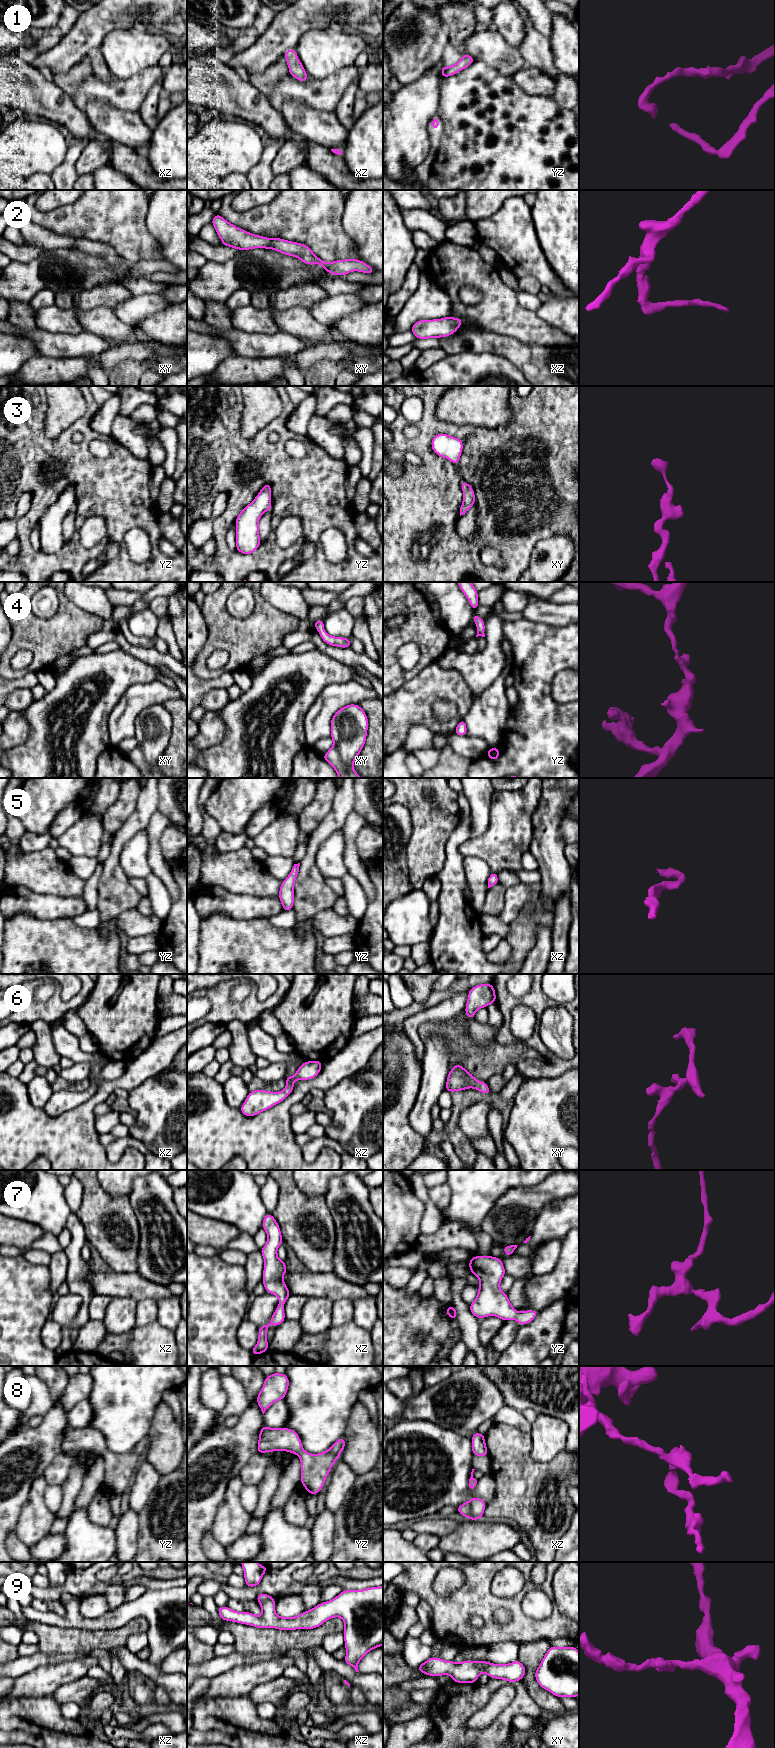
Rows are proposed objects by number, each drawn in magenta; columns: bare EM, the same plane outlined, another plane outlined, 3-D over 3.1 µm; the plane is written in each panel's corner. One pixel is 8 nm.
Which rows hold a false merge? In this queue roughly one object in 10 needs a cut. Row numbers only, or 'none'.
none

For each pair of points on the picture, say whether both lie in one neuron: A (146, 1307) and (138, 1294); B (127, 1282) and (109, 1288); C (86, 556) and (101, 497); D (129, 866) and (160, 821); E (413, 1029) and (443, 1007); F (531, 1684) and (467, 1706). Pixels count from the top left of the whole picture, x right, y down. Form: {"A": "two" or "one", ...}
{"A": "two", "B": "one", "C": "one", "D": "two", "E": "one", "F": "two"}

